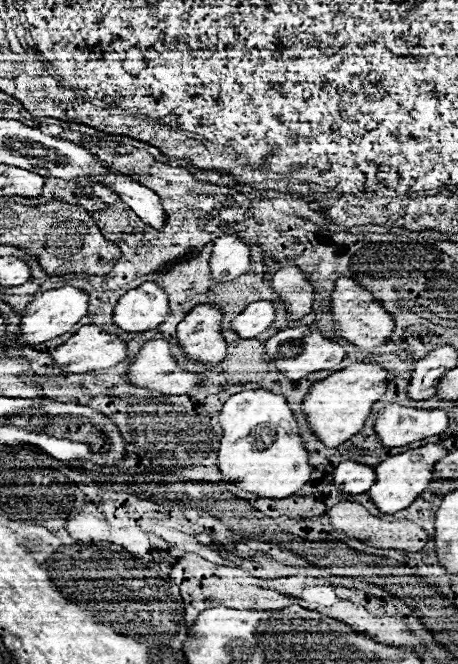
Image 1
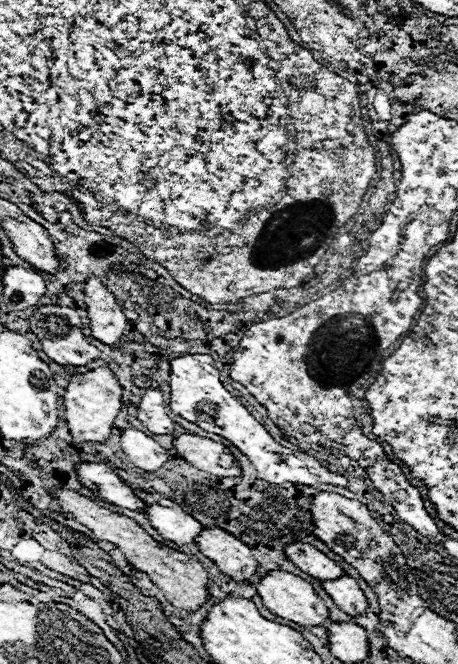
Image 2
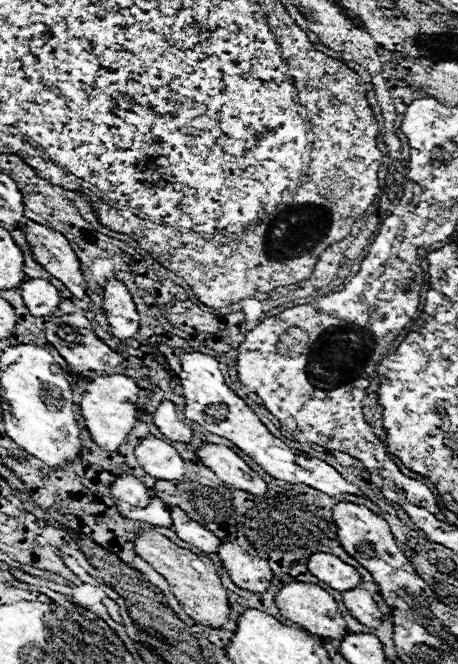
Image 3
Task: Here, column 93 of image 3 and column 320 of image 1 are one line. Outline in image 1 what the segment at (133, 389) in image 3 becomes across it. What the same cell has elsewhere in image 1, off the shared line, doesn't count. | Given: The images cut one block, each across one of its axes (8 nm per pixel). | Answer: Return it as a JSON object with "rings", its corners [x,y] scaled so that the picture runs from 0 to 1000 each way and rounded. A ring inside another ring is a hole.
{"rings":[[[786,545],[690,575],[659,608],[677,651],[690,654],[716,675],[734,675],[738,669],[764,663],[786,651],[799,630],[812,623],[812,611],[847,587],[847,563],[852,560],[825,548]]]}

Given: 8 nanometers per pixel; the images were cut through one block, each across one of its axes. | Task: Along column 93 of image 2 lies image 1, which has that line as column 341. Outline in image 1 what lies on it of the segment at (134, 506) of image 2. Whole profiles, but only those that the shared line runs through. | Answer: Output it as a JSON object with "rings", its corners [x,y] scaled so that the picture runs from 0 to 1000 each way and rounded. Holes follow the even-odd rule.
{"rings":[[[755,693],[729,708],[729,729],[751,744],[795,744],[821,726],[817,702],[799,702],[773,693]]]}

